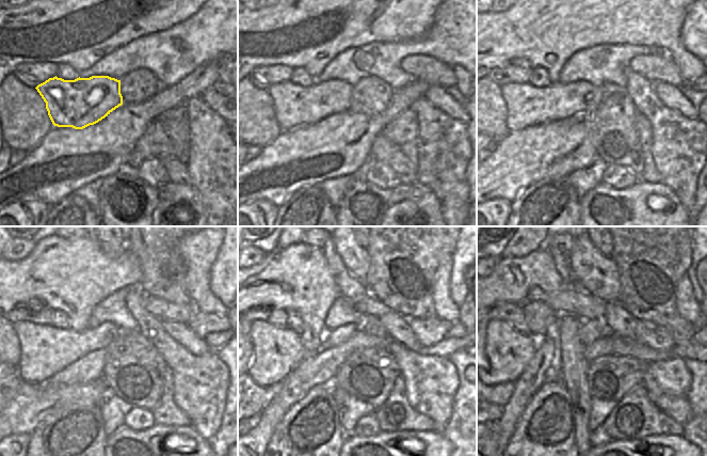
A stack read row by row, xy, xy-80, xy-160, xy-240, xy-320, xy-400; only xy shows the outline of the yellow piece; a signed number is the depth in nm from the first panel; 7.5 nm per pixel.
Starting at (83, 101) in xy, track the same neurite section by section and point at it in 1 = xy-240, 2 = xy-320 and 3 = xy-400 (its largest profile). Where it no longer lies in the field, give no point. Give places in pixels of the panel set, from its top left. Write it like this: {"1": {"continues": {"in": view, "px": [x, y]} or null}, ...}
{"1": {"continues": {"in": "xy-240", "px": [45, 350]}}, "2": {"continues": {"in": "xy-320", "px": [276, 351]}}, "3": {"continues": {"in": "xy-400", "px": [509, 352]}}}

